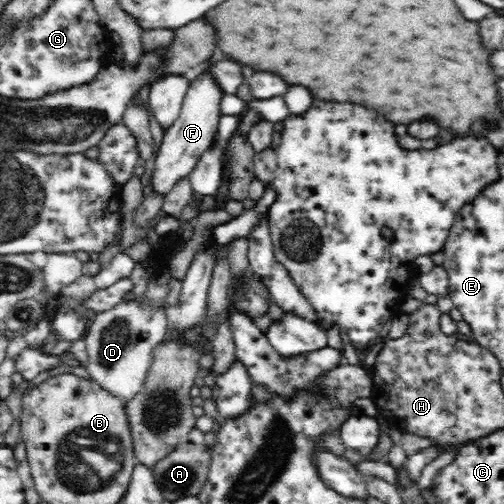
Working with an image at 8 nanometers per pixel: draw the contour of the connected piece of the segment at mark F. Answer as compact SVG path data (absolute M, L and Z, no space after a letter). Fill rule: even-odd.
M208 67L196 78L189 81L188 90L183 98L180 116L165 130L163 142L160 144L154 163L150 163L153 192L168 194L172 186L194 170L204 152L214 144L218 132L219 120L223 115L220 111L220 102L225 95L219 84L215 82Z

